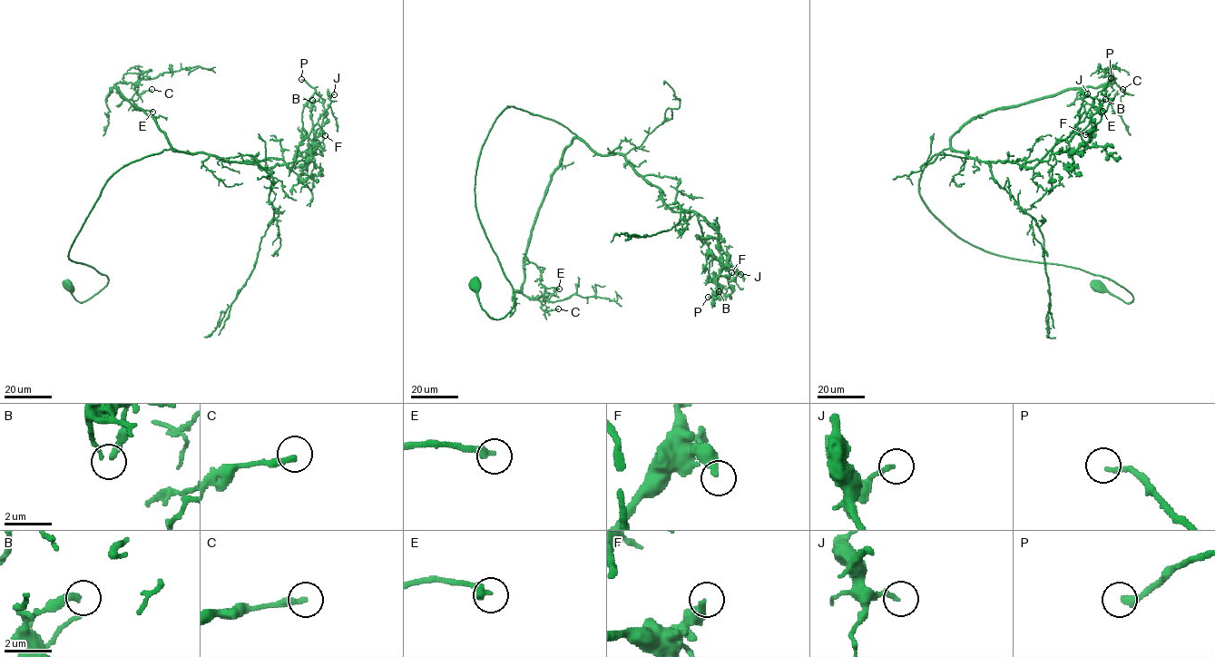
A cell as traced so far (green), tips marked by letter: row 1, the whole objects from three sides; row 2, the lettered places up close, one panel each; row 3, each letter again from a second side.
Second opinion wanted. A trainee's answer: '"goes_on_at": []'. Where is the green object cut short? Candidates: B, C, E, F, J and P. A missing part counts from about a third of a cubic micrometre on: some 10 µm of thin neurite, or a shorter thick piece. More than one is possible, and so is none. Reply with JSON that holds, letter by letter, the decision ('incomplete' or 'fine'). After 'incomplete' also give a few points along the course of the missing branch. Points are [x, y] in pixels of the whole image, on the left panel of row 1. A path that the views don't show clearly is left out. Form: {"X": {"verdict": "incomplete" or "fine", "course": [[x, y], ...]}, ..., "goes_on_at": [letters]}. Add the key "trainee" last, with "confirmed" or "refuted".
{"B": {"verdict": "fine"}, "C": {"verdict": "fine"}, "E": {"verdict": "fine"}, "F": {"verdict": "fine"}, "J": {"verdict": "fine"}, "P": {"verdict": "fine"}, "goes_on_at": [], "trainee": "confirmed"}

